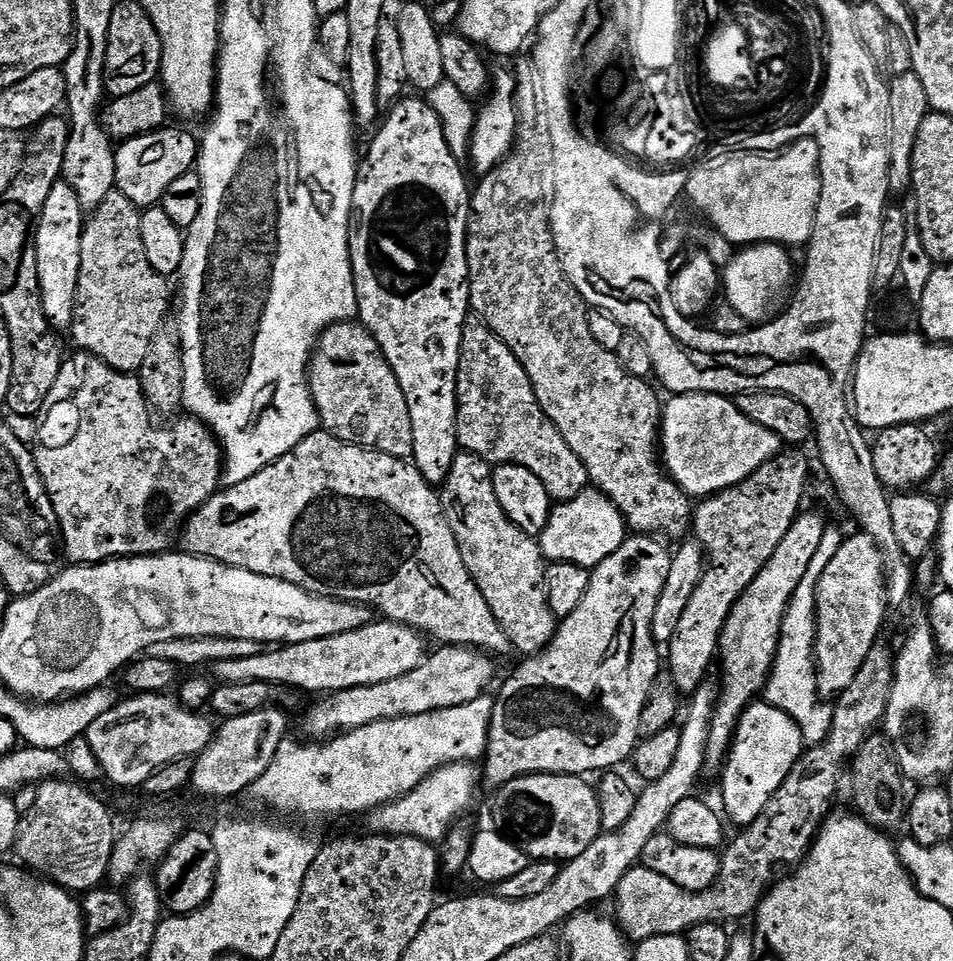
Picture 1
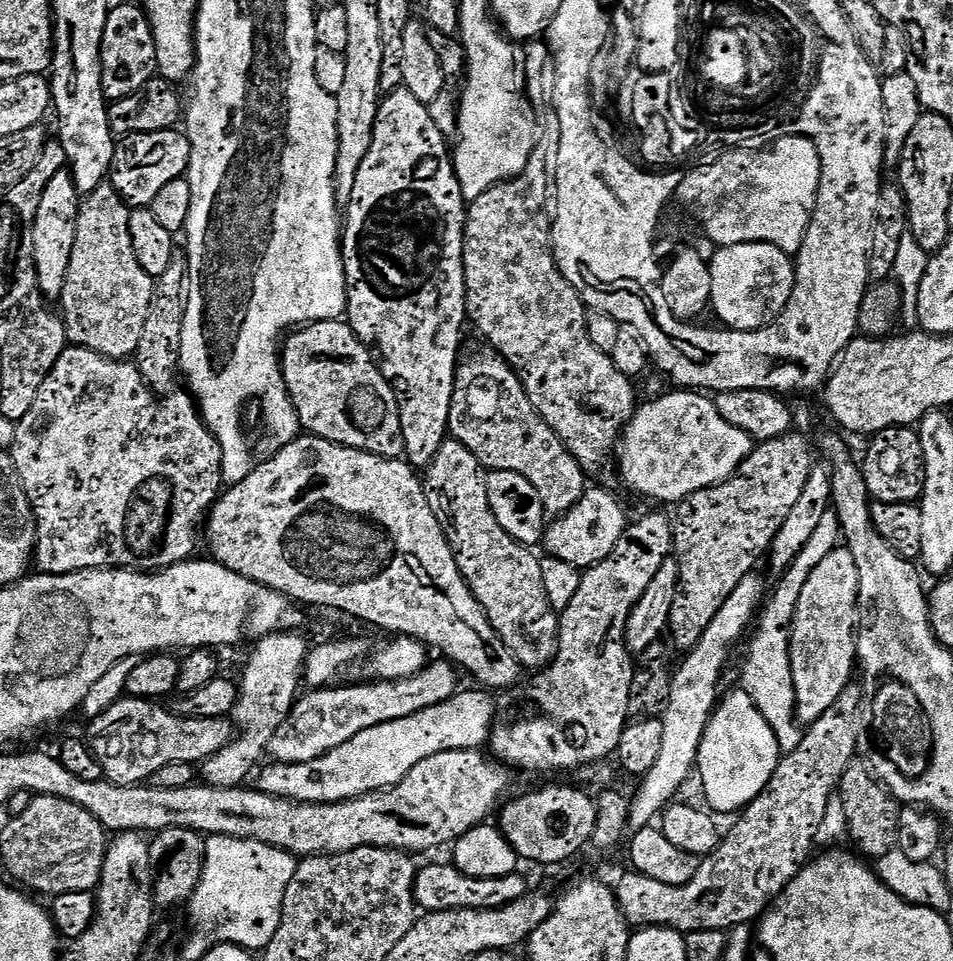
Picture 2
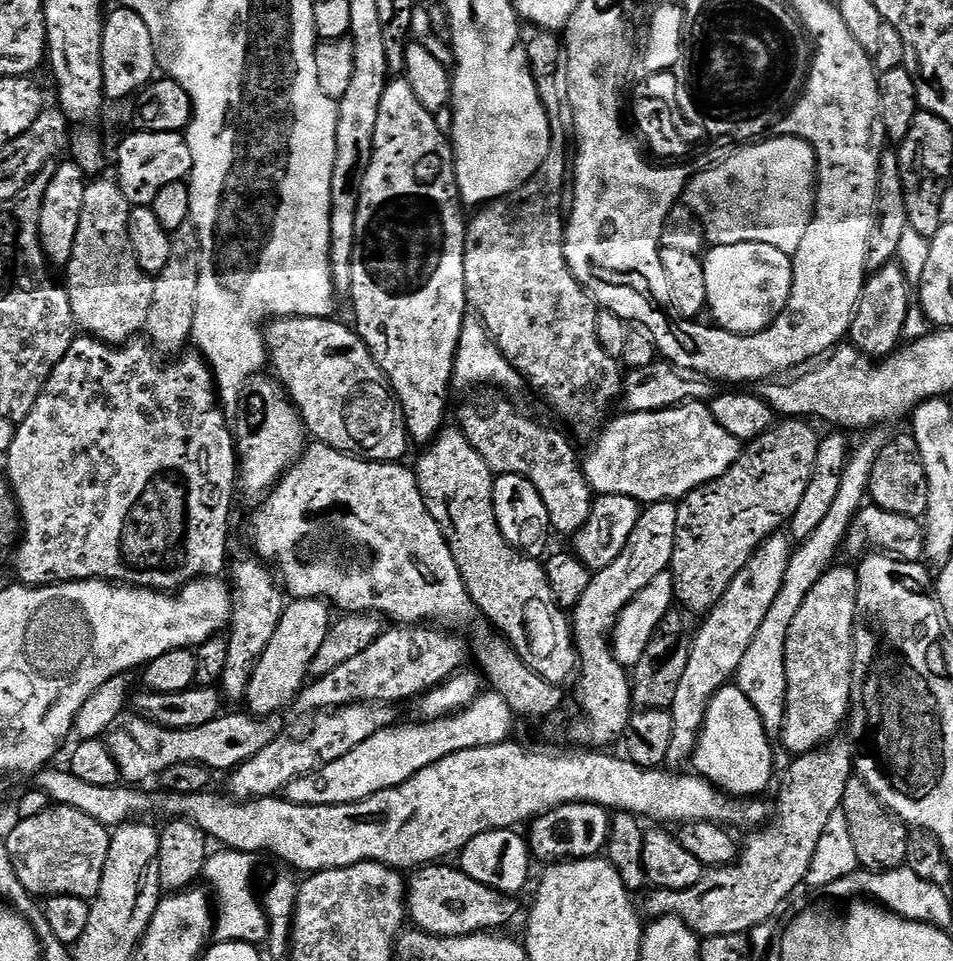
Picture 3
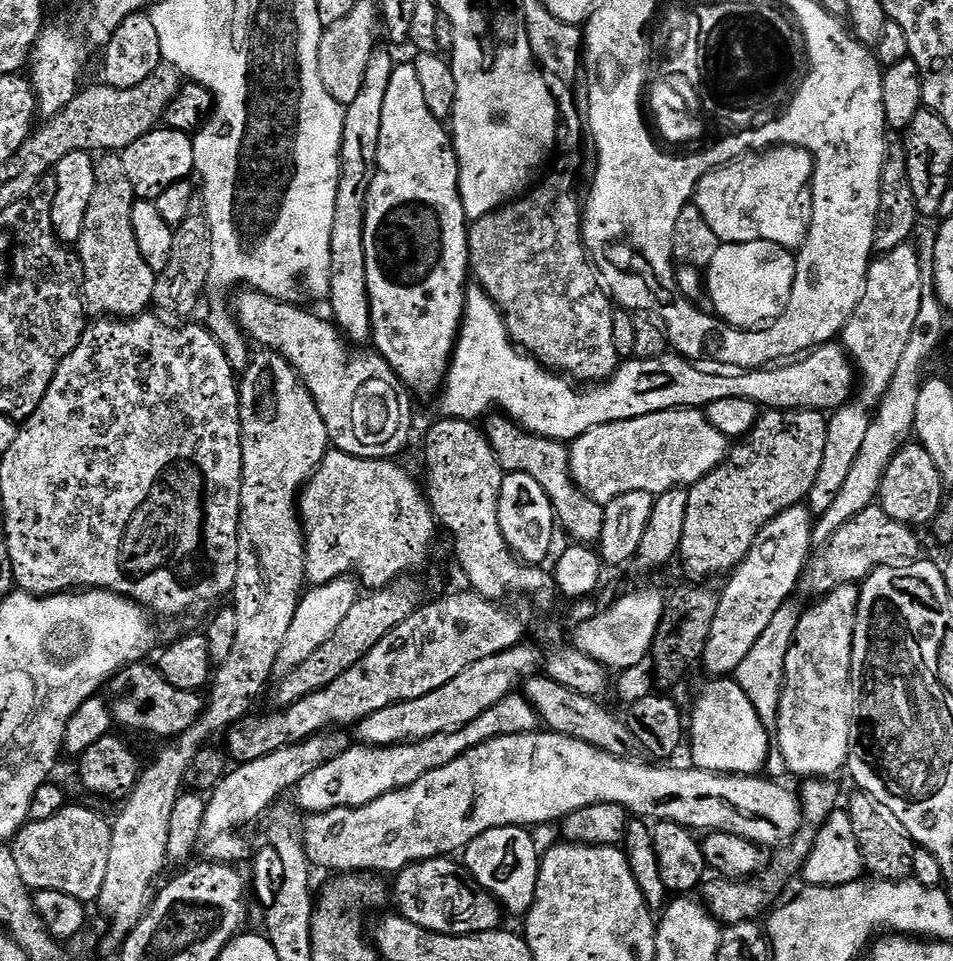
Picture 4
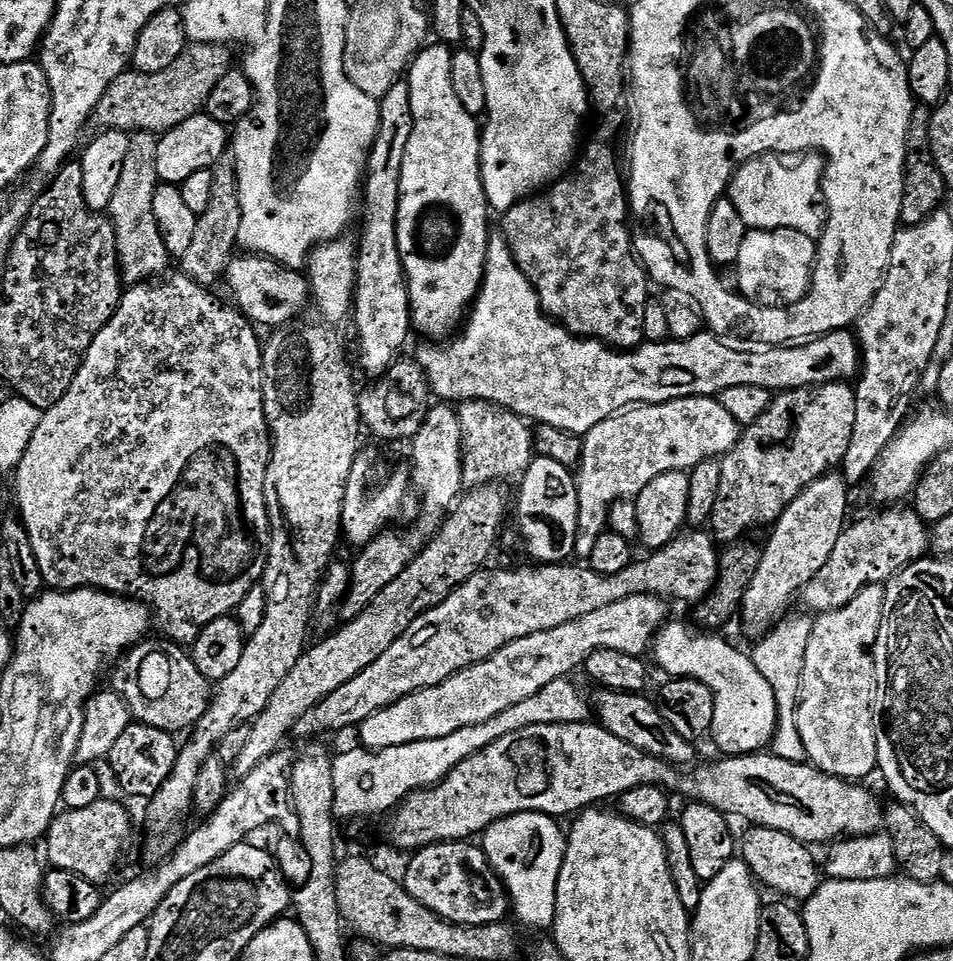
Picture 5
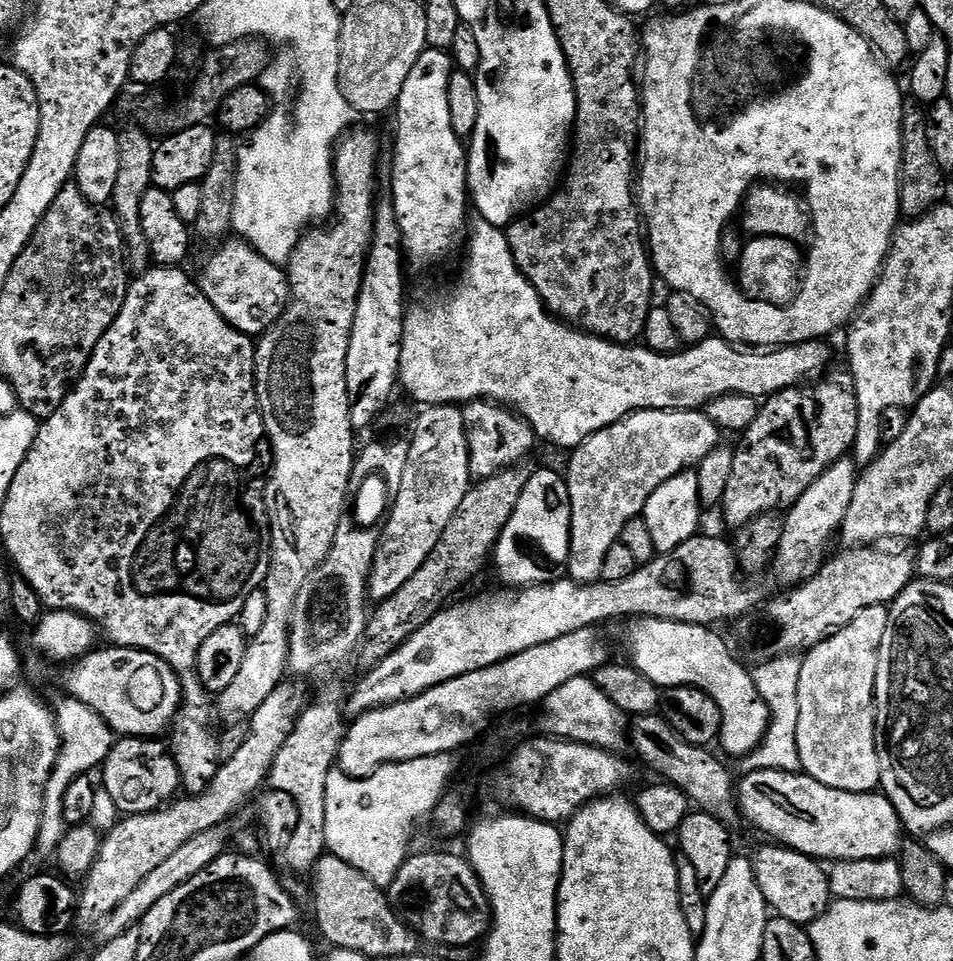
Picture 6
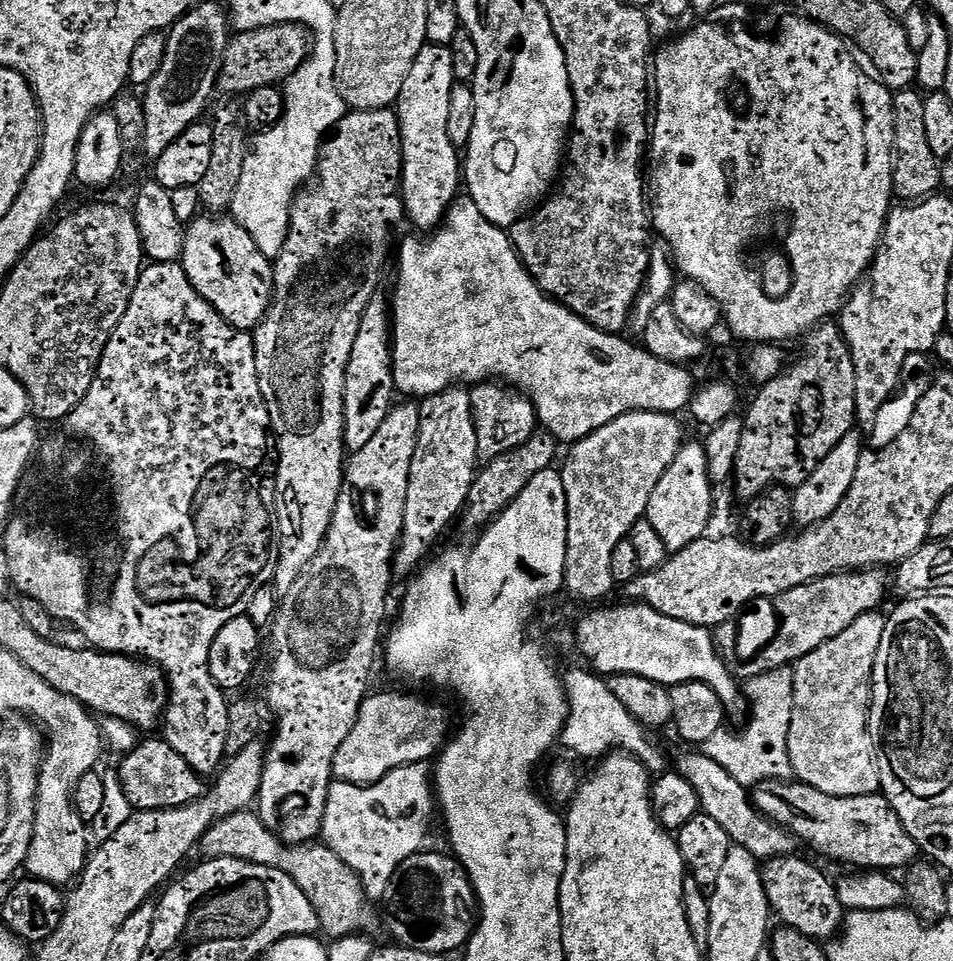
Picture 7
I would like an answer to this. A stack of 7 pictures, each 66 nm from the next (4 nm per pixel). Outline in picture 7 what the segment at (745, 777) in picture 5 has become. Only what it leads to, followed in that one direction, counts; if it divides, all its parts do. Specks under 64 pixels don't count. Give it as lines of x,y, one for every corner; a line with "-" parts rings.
766,780
751,789
752,803
763,816
769,816
776,824
791,832
801,845
809,844
816,852
841,860
844,864
857,864
860,870
907,869
917,859
918,849
914,838
908,833
890,802
882,794
875,796
831,796
814,790
814,786
786,780

